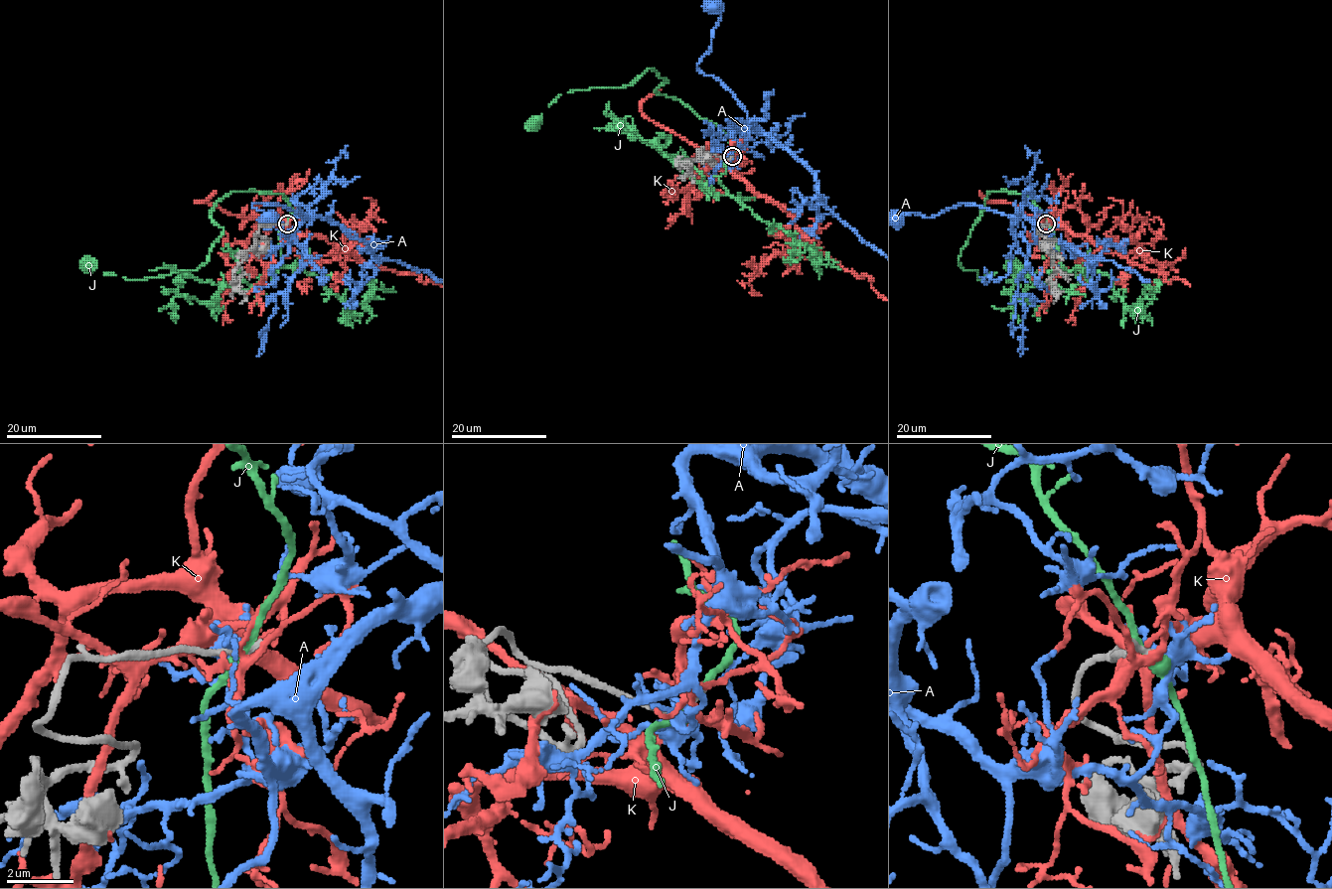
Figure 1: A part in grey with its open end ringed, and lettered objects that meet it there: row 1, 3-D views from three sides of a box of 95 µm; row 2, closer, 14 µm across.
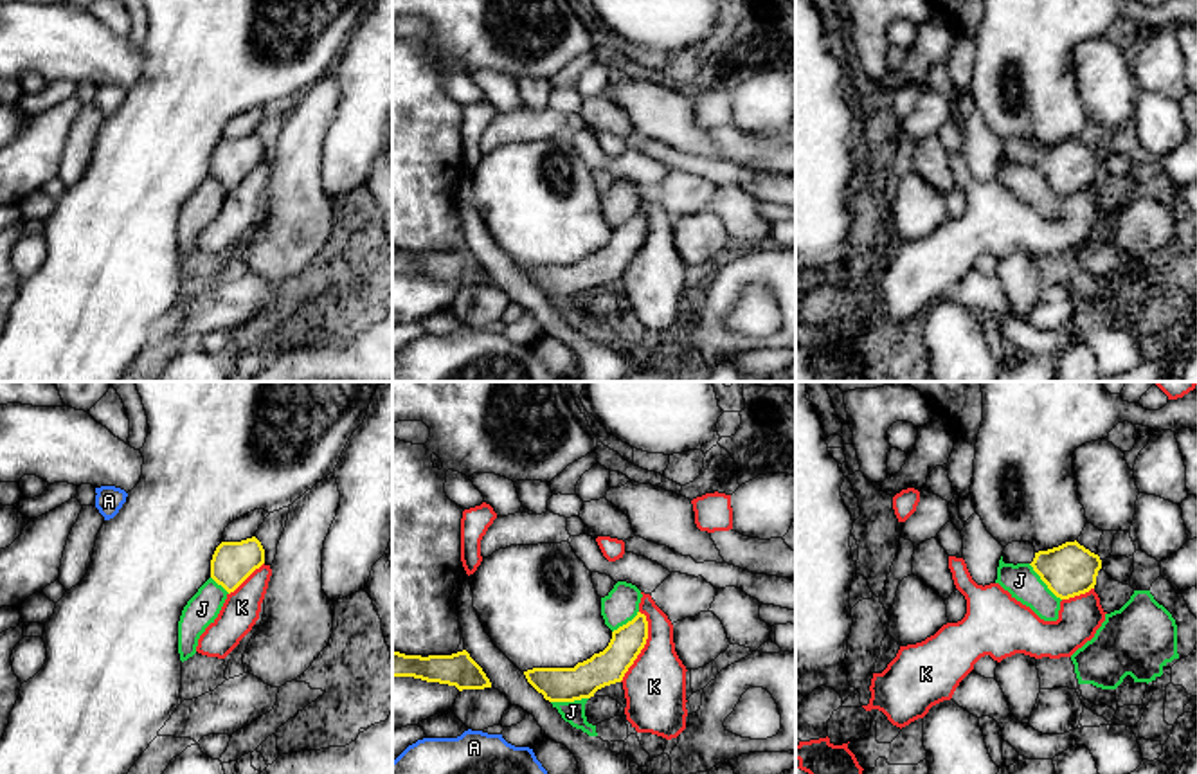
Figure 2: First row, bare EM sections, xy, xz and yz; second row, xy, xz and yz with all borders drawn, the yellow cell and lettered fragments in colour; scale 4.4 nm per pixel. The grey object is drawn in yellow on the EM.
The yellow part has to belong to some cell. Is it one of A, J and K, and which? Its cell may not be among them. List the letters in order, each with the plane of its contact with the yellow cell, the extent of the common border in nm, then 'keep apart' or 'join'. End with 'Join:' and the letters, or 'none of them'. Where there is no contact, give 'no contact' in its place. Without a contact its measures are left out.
A: no contact; keep apart
J: meets yellow in yz; contact 220 nm long; keep apart
K: meets yellow in xz; contact 340 nm long; keep apart
Join: none of them

